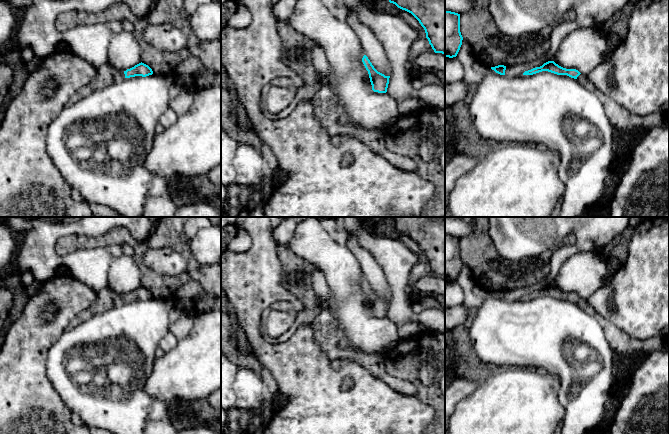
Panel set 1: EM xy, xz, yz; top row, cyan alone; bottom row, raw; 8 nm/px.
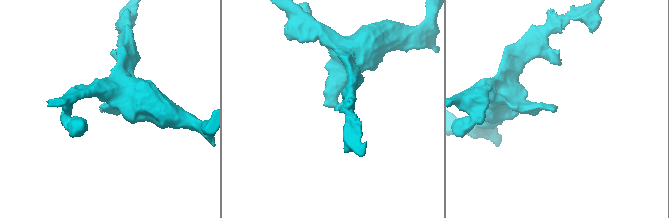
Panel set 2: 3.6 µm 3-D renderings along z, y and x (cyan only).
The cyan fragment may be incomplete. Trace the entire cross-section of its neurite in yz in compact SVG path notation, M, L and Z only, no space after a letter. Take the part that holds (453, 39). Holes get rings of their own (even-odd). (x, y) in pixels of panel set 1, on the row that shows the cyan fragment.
M445 11L445 57L456 57L462 45L460 14Z

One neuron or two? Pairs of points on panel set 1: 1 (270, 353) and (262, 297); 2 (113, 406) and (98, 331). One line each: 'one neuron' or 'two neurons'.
1: one neuron
2: one neuron

